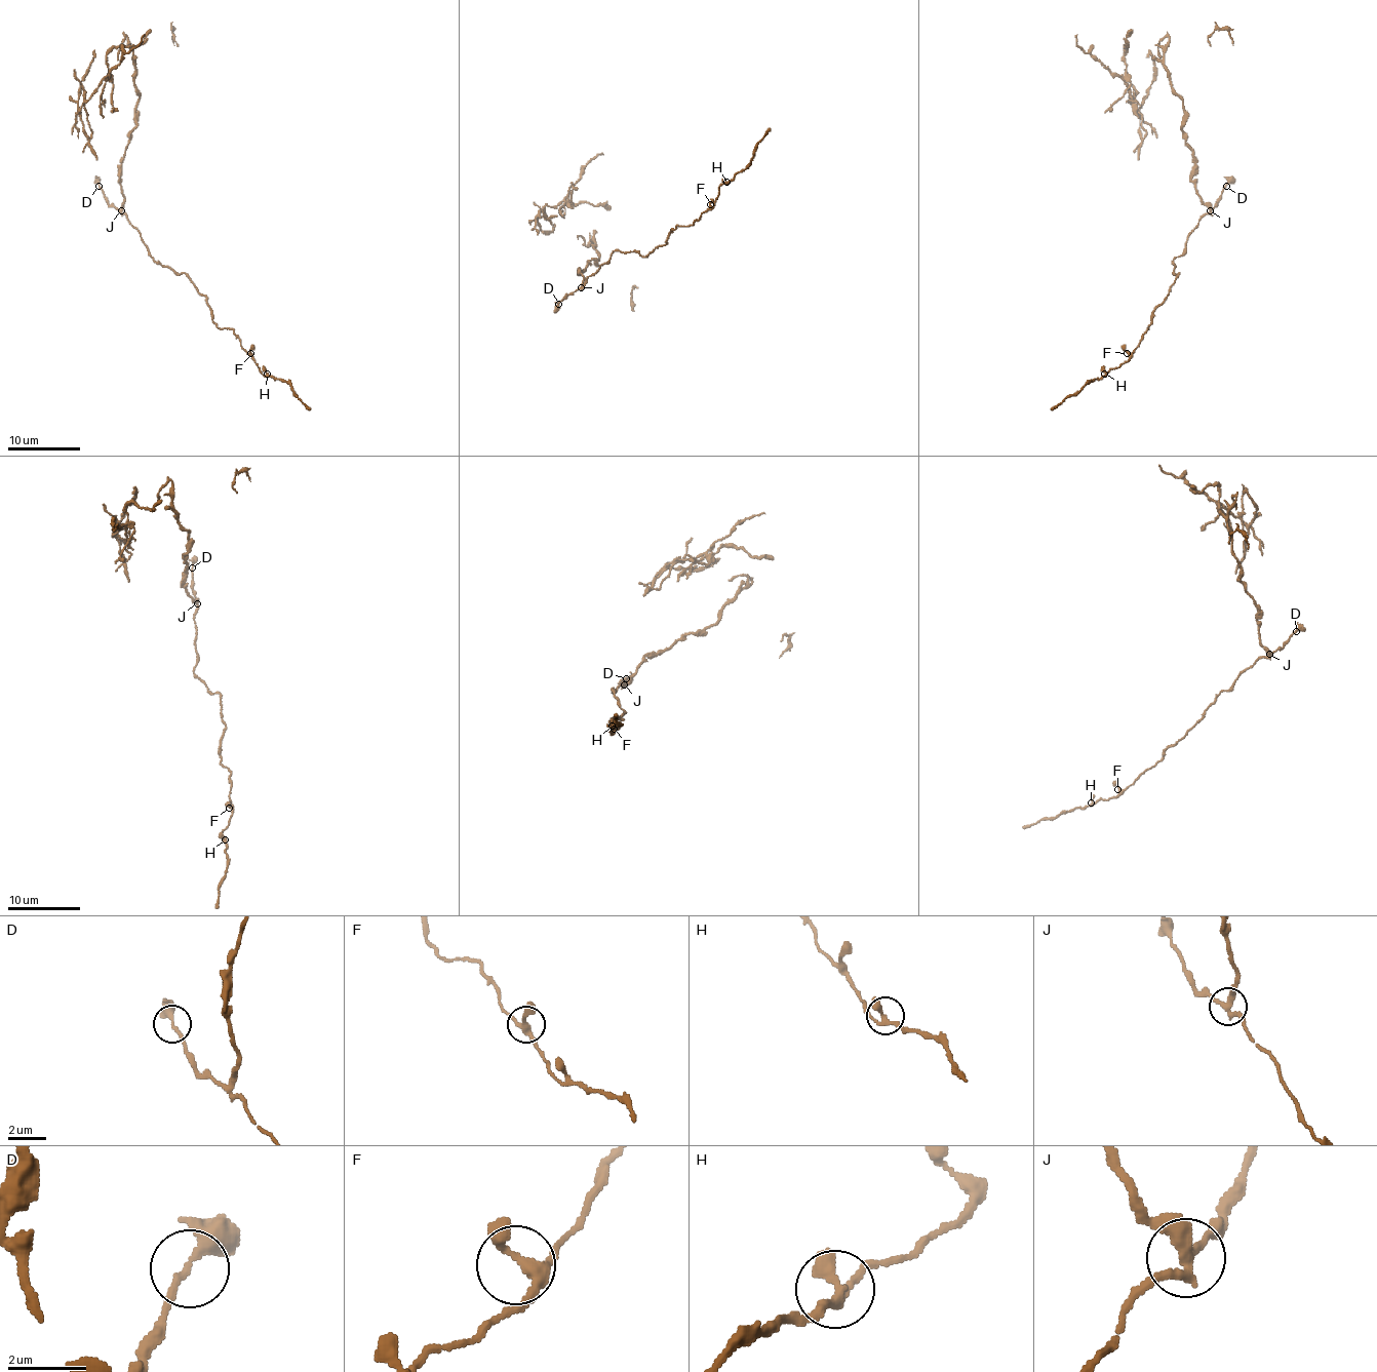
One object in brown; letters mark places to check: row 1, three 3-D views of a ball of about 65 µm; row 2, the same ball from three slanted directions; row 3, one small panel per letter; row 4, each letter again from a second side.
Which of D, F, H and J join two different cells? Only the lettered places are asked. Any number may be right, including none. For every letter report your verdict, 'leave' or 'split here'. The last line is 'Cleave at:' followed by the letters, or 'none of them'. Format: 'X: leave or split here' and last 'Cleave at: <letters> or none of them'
D: leave
F: leave
H: leave
J: split here
Cleave at: J

